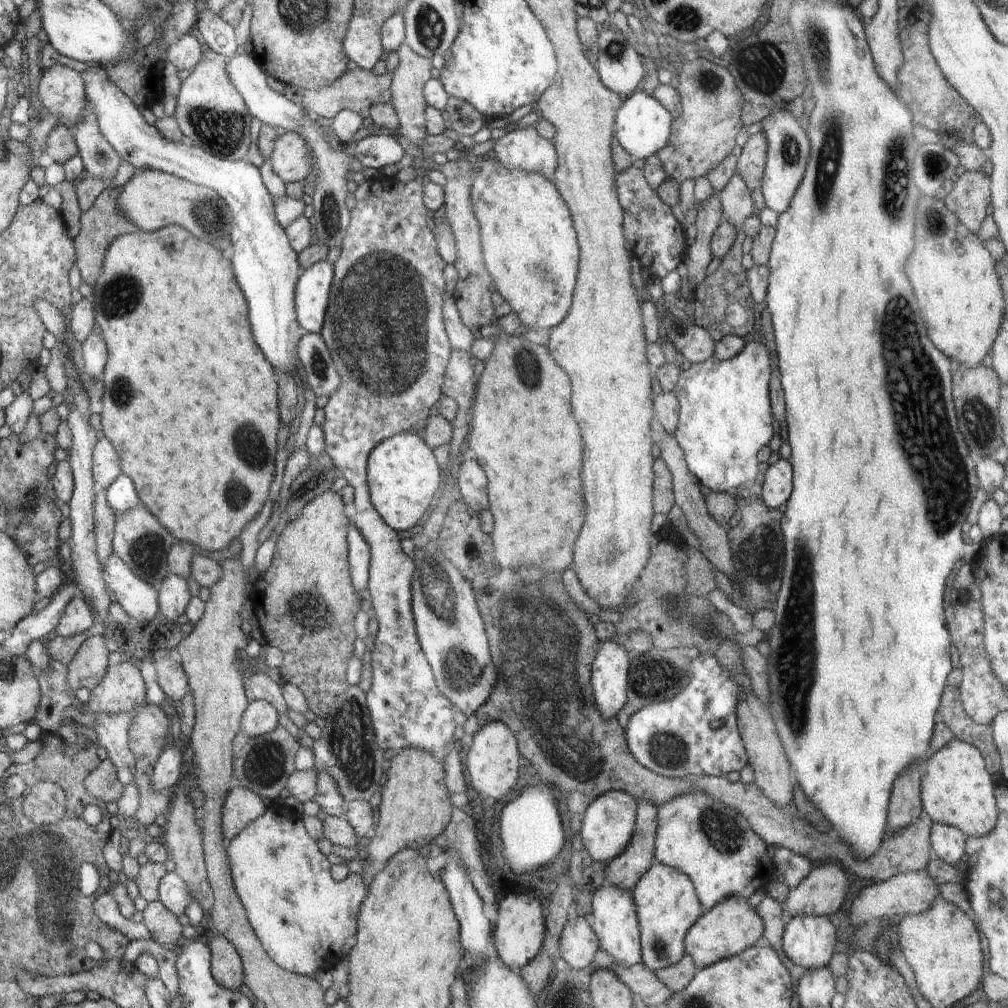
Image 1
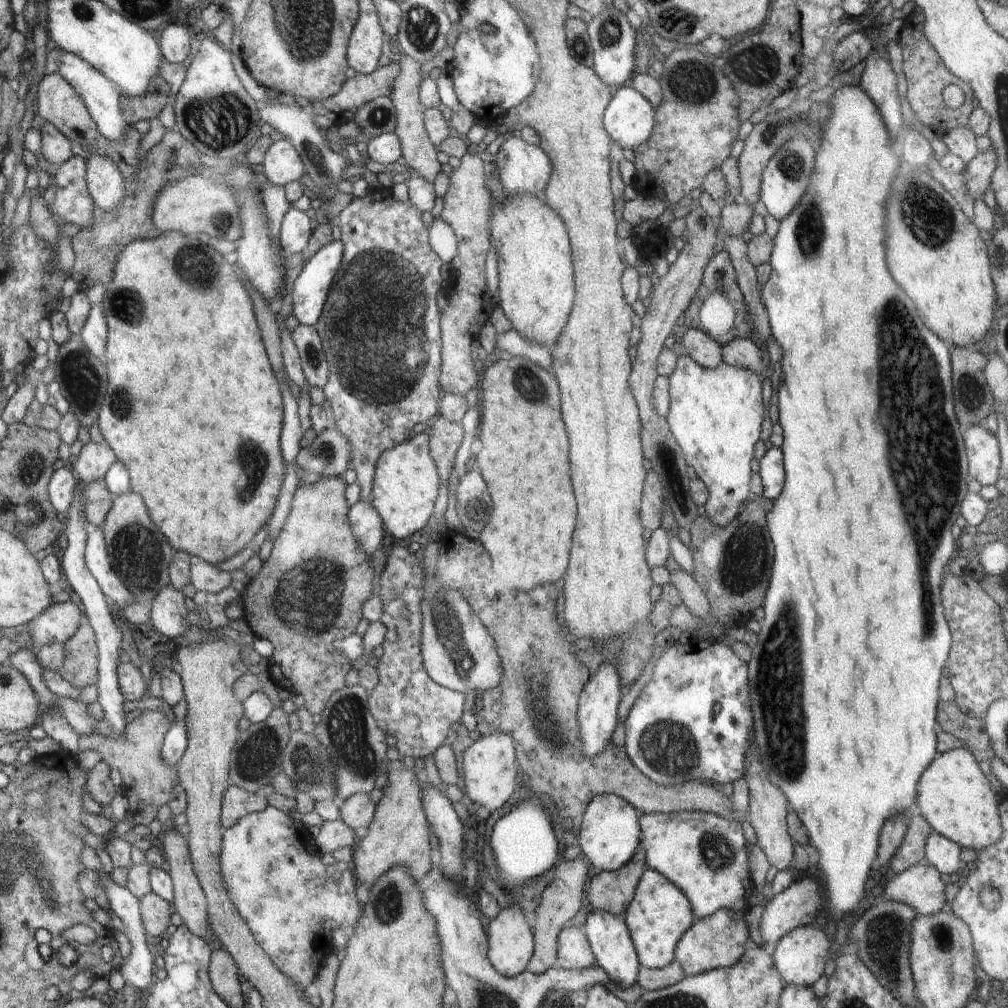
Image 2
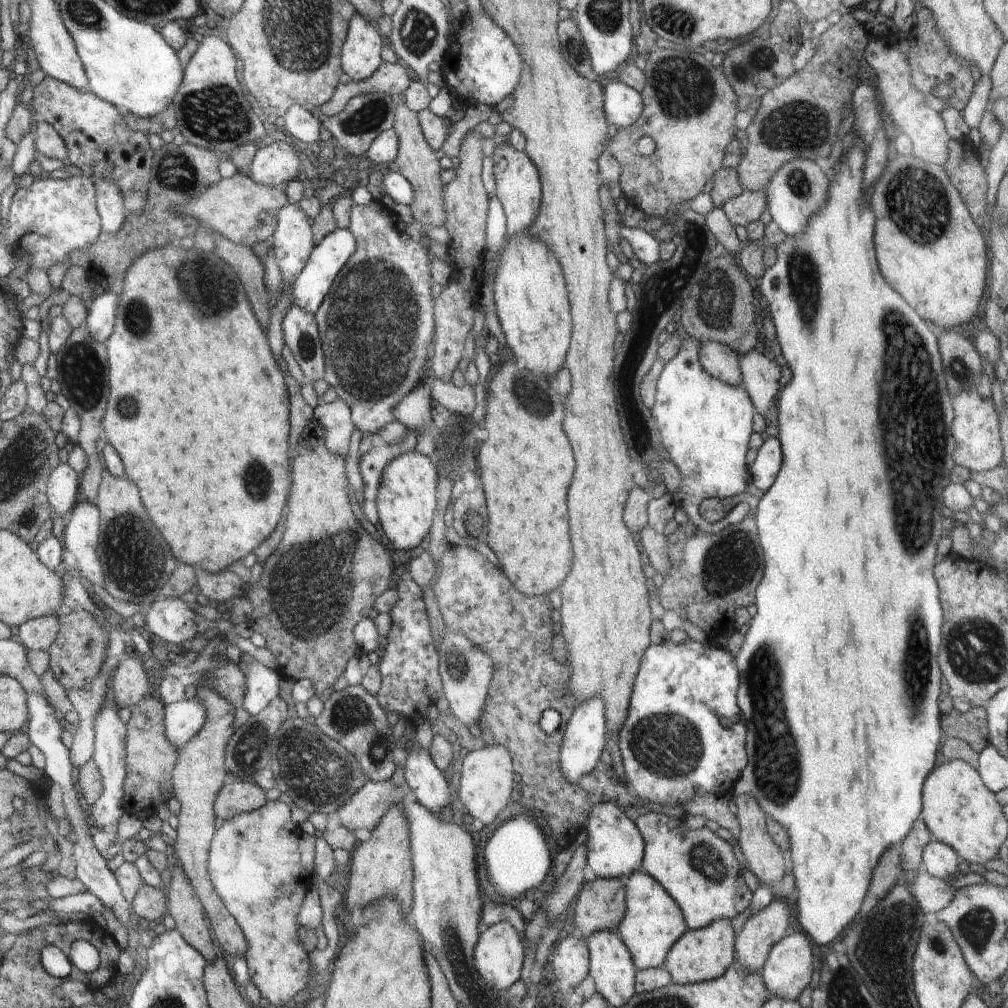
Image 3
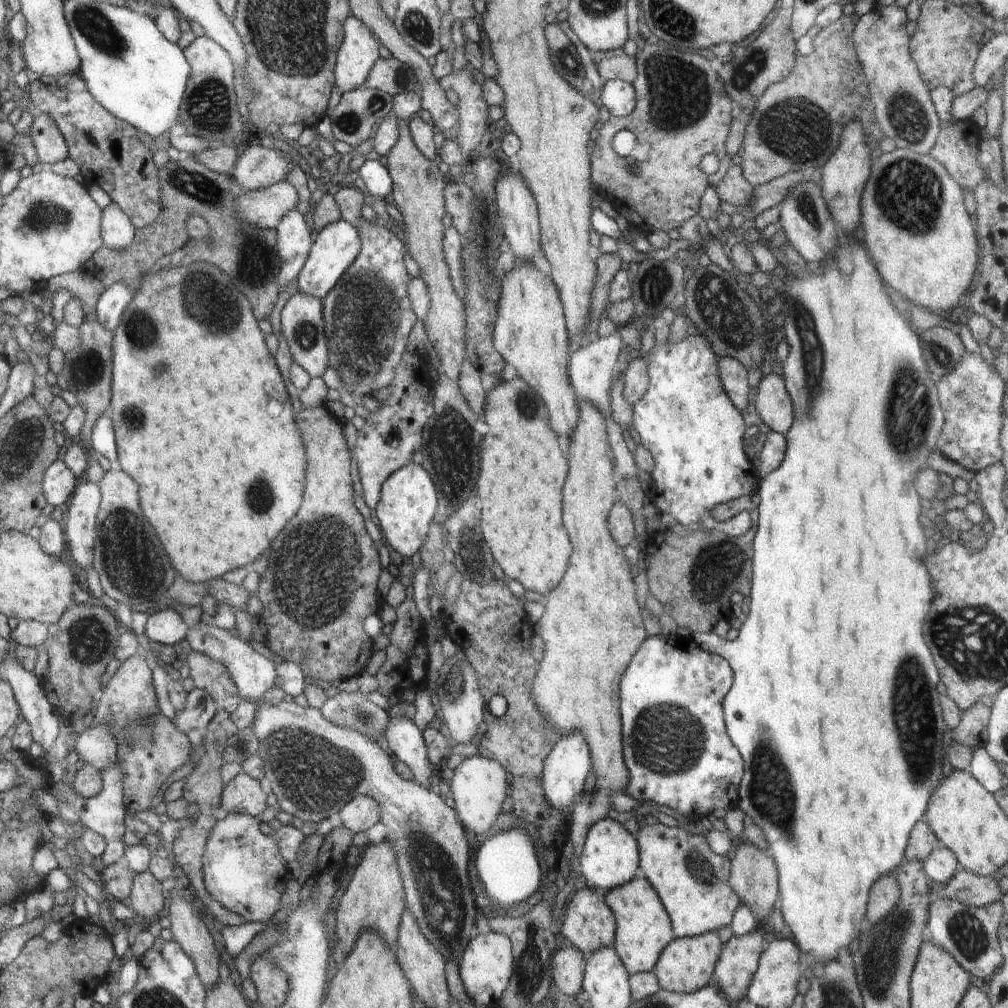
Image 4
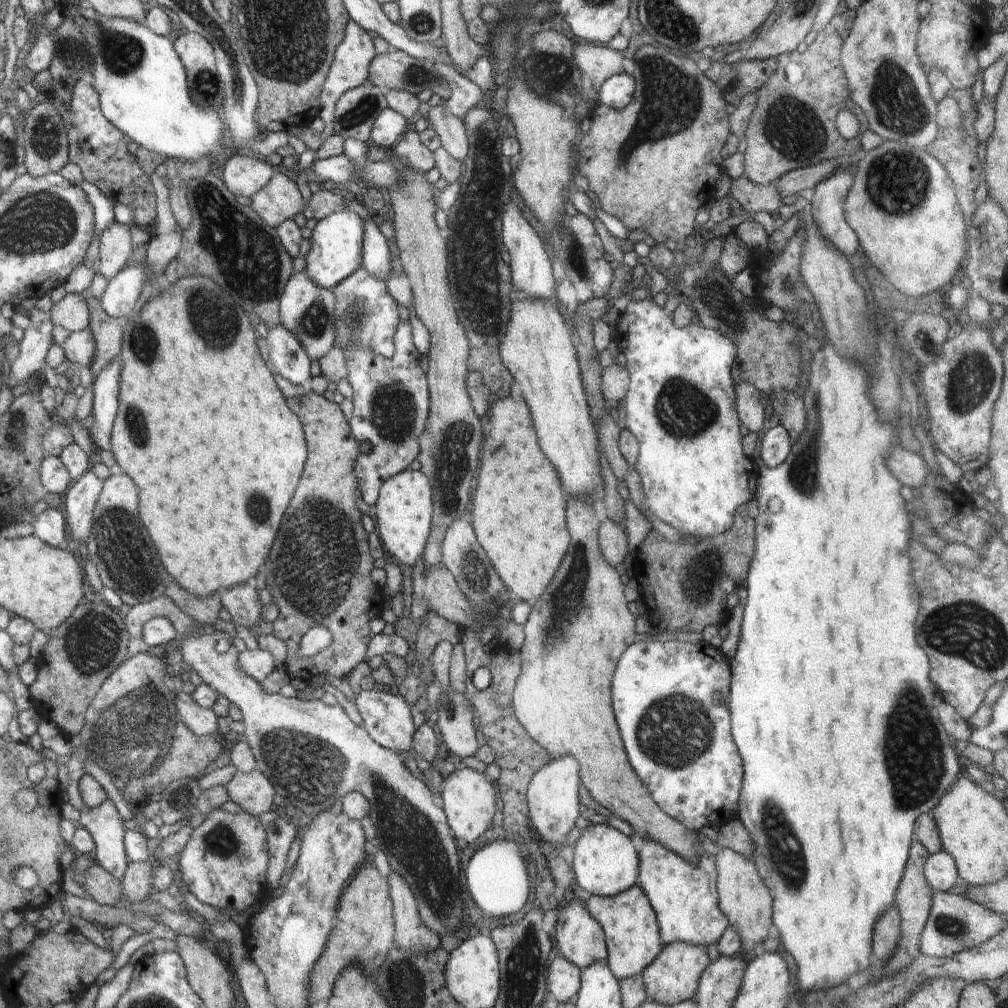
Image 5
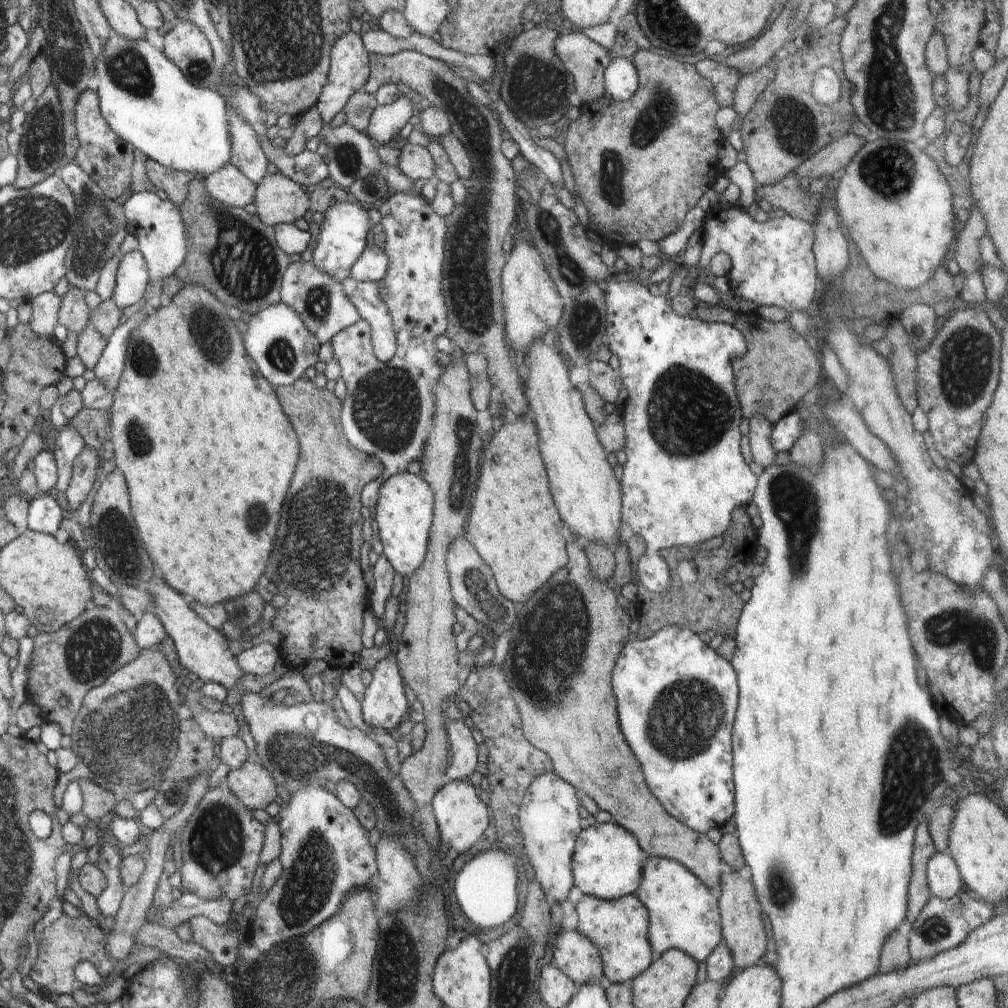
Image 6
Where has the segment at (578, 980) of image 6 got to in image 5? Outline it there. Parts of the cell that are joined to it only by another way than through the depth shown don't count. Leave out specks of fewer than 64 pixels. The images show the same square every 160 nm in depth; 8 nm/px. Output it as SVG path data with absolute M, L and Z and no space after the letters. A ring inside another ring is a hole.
M585 903L561 904L557 913L556 938L560 954L580 970L607 958L607 944L602 925L591 915Z

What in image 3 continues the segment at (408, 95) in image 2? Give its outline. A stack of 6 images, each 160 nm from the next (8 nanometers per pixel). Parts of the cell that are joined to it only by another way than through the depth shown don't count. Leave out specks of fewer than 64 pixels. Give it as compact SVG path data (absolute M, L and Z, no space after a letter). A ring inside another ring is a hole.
M401 98L395 108L393 129L399 136L399 151L393 168L409 180L414 187L415 201L410 205L414 220L422 222L425 227L428 225L443 226L446 213L444 212L444 198L442 198L442 182L440 182L440 164L438 164L434 149L424 136L418 113Z

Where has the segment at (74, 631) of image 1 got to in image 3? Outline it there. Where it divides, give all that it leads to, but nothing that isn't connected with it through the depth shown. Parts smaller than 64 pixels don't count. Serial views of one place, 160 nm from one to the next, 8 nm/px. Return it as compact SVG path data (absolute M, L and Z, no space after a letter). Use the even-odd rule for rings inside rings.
M41 616L21 624L15 638L26 650L48 651L58 631L58 616Z

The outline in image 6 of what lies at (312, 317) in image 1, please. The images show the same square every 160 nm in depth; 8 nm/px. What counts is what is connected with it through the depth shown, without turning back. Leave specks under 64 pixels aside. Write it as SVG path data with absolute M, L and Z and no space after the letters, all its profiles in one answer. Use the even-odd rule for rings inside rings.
M346 201L333 204L324 214L318 235L317 246L313 250L313 262L328 273L335 281L342 282L351 274L352 265L368 246L368 229L372 226L367 210L360 204Z

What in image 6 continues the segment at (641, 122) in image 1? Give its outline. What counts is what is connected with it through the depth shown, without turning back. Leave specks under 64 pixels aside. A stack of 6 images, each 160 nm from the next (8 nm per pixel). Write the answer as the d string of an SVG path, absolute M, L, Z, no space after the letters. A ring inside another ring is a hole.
M625 57L612 58L603 79L606 94L615 101L628 100L638 88L637 70Z

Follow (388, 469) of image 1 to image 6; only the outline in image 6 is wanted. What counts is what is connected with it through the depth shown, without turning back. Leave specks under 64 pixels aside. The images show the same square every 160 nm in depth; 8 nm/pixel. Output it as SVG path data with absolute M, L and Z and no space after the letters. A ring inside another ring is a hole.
M401 472L383 483L376 506L376 524L383 554L398 574L411 575L422 566L430 546L432 489L427 481L410 472Z

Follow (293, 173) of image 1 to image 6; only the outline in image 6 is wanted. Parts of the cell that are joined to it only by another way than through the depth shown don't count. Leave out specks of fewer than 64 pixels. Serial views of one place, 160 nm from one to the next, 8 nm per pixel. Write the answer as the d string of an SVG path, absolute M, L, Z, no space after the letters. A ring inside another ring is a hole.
M229 162L222 170L206 177L205 187L212 199L230 207L243 208L255 202L258 188L235 164Z

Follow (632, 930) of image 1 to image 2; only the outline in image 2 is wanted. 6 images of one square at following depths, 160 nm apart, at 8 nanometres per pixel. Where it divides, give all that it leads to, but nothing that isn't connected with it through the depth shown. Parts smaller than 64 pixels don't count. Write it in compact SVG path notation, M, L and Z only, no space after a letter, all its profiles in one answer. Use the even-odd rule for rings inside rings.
M594 909L593 912L588 914L584 925L588 942L595 954L595 964L602 967L608 973L611 981L614 981L621 987L636 984L641 964L639 963L624 916L619 917L600 909Z

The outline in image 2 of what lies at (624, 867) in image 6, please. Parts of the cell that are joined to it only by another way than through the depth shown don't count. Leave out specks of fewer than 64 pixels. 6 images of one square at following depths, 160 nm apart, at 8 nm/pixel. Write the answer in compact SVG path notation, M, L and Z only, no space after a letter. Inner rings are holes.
M618 795L595 796L586 807L581 822L578 847L588 857L593 871L613 871L635 855L641 842L641 826L636 809Z

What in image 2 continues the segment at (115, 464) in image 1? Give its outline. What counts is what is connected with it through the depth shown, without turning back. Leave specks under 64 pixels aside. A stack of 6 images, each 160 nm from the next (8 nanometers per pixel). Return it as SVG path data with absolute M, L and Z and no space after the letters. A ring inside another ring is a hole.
M89 441L83 446L79 456L73 458L70 466L74 469L79 484L90 484L105 478L110 468L110 460L116 461L117 457L111 455L105 446L101 447L100 444Z

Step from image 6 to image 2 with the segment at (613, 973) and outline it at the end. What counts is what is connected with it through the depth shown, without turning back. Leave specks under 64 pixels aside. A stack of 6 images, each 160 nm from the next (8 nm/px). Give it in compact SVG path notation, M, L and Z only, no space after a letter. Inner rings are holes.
M646 868L635 888L624 920L633 940L639 963L651 969L661 969L675 960L675 948L680 937L696 920L688 897L661 872Z

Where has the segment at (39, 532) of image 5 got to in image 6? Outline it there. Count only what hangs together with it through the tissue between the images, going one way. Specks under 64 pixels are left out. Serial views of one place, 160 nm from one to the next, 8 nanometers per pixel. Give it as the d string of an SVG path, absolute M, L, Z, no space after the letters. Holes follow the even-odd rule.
M52 493L48 496L31 499L27 510L28 529L54 535L66 514L60 509Z

